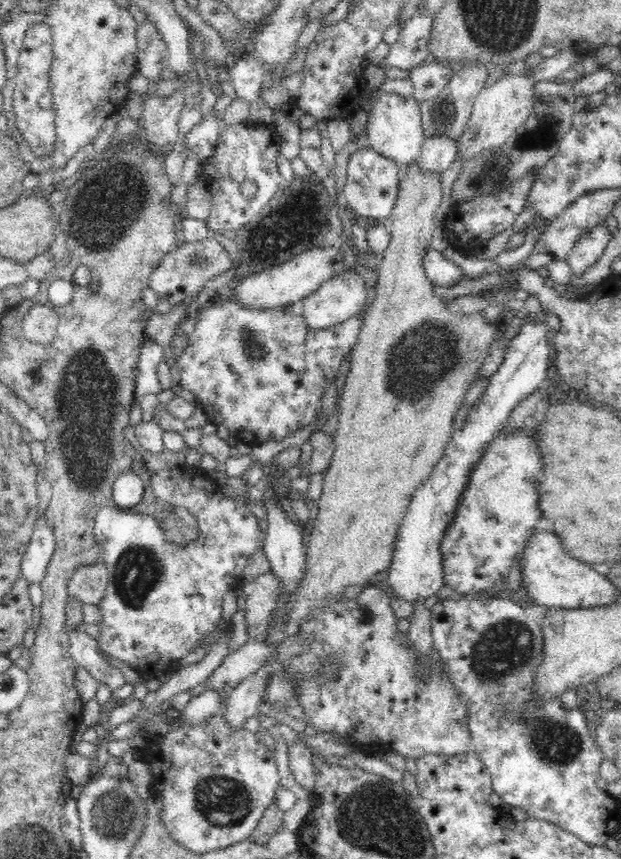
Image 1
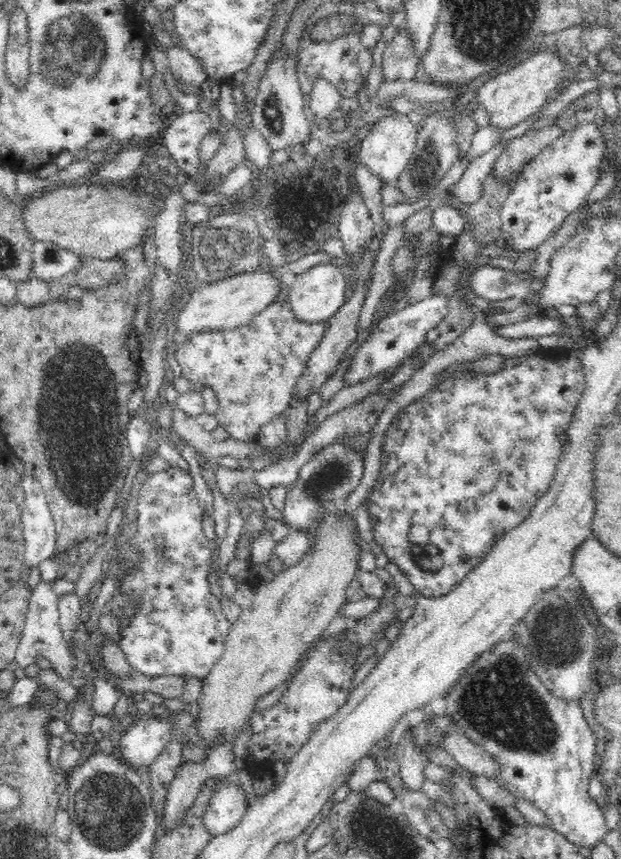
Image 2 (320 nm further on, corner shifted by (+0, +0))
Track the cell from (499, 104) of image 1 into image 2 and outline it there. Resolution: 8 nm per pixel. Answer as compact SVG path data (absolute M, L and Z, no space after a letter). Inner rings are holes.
M538 50L517 67L504 73L498 72L496 76L482 84L477 94L471 97L485 108L493 126L503 130L514 128L541 111L555 96L562 82L565 65L566 62L558 54Z

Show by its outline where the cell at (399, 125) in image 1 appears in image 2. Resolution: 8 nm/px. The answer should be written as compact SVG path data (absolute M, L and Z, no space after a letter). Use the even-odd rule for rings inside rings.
M388 111L385 116L378 119L368 135L362 140L358 157L369 172L379 177L384 183L394 183L406 170L410 157L414 154L415 144L419 130L410 123L409 115Z

